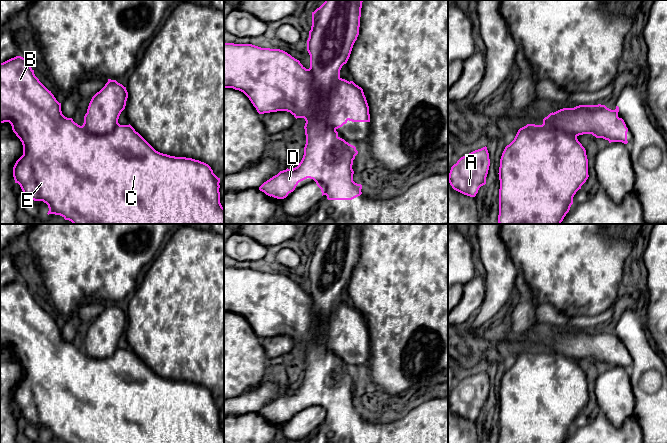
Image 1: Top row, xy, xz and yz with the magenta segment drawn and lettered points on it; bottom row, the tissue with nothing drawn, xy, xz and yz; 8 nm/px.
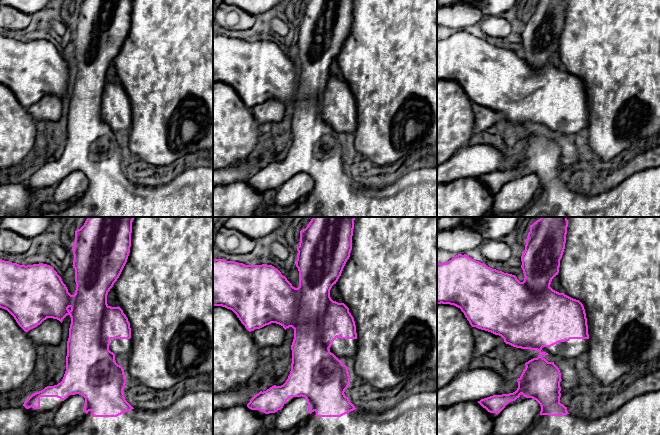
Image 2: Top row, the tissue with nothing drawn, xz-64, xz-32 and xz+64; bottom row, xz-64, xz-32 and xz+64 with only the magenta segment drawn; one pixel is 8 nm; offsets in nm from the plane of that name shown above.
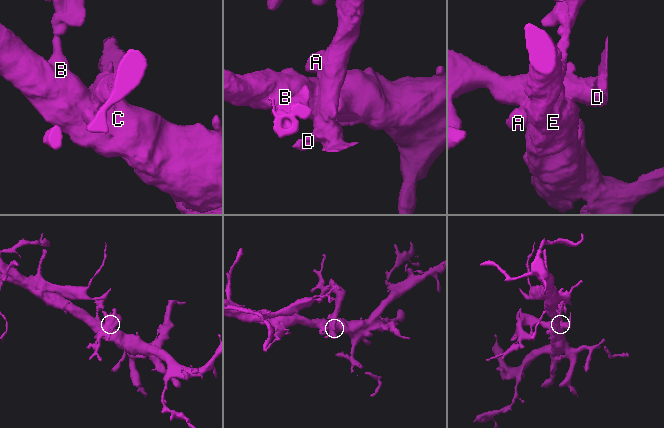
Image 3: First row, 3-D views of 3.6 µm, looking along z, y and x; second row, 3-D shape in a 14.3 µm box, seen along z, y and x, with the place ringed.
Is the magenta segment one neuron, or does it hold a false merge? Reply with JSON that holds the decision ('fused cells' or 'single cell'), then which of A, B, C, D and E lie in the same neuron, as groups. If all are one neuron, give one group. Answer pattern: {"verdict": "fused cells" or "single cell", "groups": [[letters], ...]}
{"verdict": "fused cells", "groups": [["A", "D"], ["B", "C", "E"]]}

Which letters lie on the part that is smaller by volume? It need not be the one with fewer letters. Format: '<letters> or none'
A, D

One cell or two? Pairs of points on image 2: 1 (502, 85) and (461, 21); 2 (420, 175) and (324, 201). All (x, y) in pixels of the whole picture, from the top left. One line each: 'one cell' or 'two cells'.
1: two cells
2: one cell

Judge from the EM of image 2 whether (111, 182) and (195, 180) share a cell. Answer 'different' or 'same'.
same

